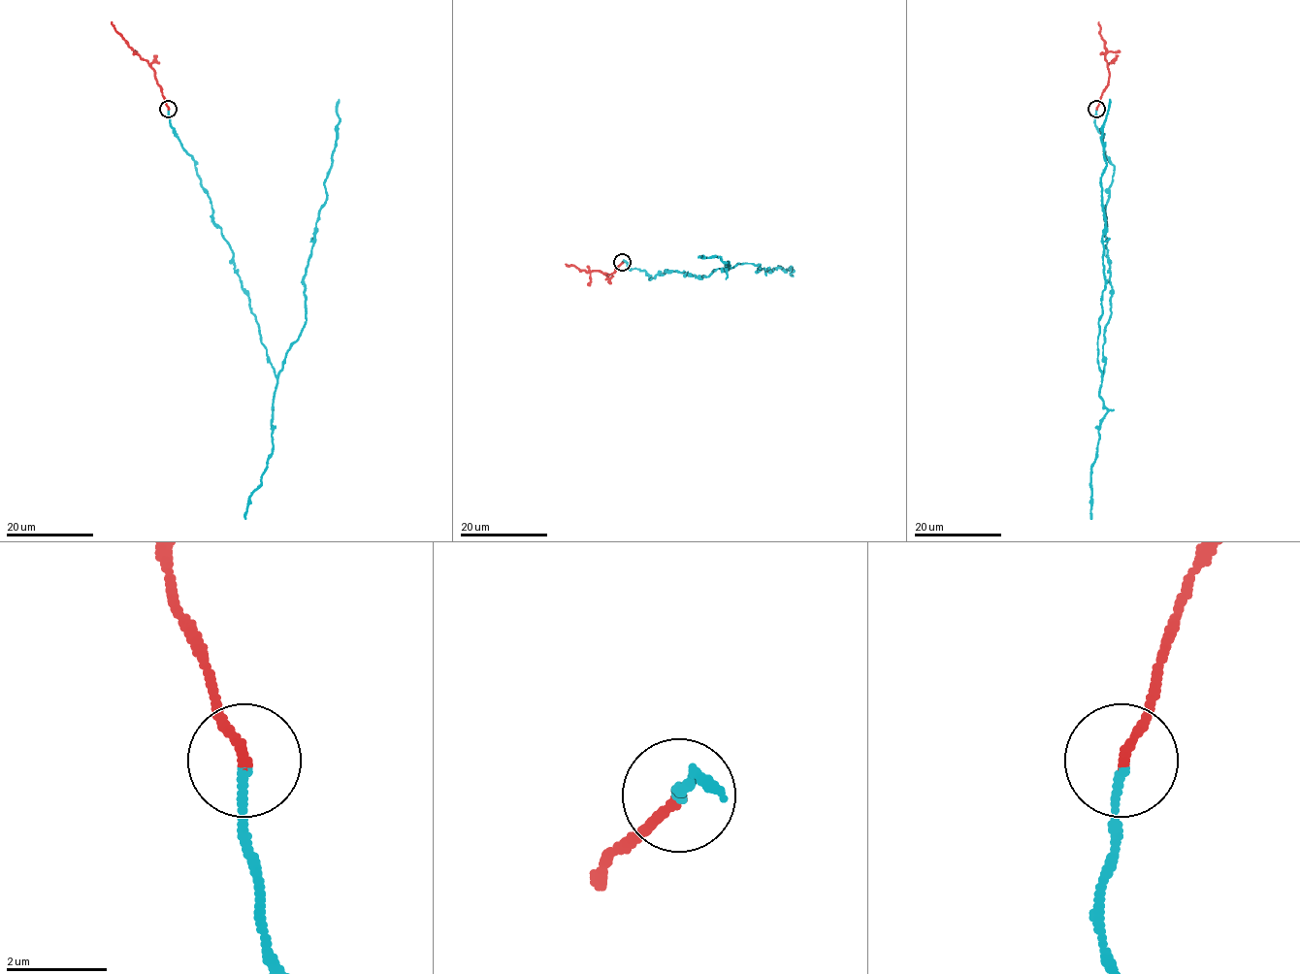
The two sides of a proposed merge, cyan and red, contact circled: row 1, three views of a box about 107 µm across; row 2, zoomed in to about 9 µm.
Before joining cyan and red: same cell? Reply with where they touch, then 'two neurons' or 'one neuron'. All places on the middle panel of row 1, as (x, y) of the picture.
at (622, 262); one neuron

